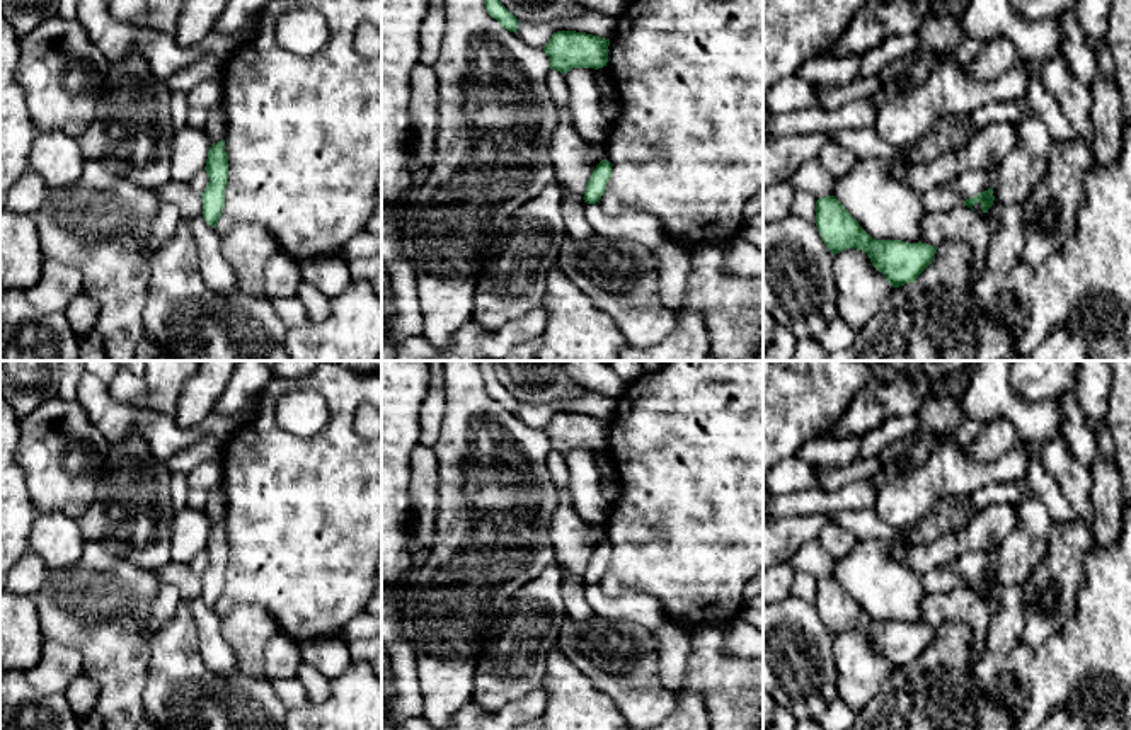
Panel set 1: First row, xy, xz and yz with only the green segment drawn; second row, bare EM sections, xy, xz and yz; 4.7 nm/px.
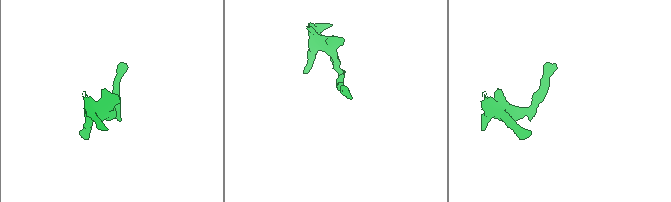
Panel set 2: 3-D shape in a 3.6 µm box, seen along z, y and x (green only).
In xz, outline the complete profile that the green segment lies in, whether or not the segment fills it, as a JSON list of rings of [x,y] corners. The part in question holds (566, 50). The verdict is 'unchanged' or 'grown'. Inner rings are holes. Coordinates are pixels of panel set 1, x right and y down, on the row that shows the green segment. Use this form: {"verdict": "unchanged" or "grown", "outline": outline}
{"verdict": "unchanged", "outline": [[[557,31],[550,41],[543,46],[550,61],[550,70],[567,73],[572,68],[603,68],[608,63],[610,39],[576,32]]]}

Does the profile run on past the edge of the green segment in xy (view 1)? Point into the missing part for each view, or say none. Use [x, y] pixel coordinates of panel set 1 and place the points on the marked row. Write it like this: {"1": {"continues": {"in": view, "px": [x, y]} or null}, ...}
{"1": {"continues": null}}

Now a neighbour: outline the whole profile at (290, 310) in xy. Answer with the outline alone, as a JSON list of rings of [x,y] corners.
[[[296,296],[273,299],[273,308],[288,330],[310,323],[310,317]]]

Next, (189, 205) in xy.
[[[170,180],[155,191],[157,199],[174,204],[182,221],[203,214],[201,196],[196,194],[187,182]]]

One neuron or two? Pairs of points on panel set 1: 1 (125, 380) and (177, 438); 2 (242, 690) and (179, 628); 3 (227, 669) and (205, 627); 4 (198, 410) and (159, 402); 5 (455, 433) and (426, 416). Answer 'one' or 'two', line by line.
1: two
2: one
3: one
4: two
5: two

